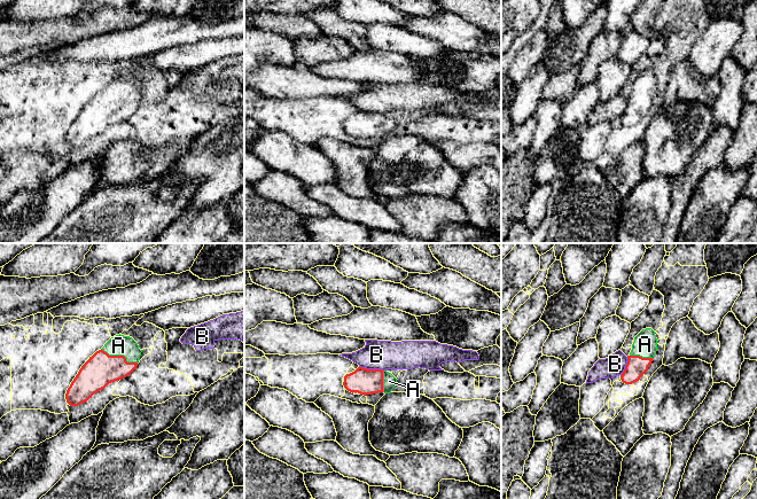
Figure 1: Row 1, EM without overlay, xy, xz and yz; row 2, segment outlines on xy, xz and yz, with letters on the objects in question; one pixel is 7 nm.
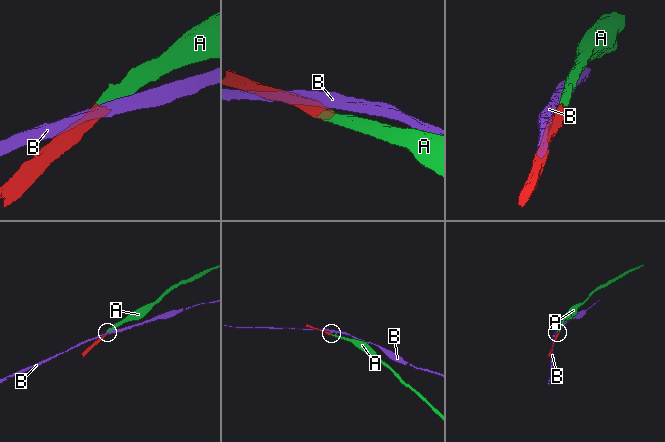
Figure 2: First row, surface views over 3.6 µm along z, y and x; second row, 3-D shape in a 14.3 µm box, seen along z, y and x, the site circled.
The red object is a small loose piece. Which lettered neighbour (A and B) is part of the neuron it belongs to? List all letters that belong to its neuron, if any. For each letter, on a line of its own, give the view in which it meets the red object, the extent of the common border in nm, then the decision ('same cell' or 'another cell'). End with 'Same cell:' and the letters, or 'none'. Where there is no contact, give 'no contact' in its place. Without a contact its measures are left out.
A: xy | 280 nm | same cell
B: xz | 180 nm | another cell
Same cell: A

